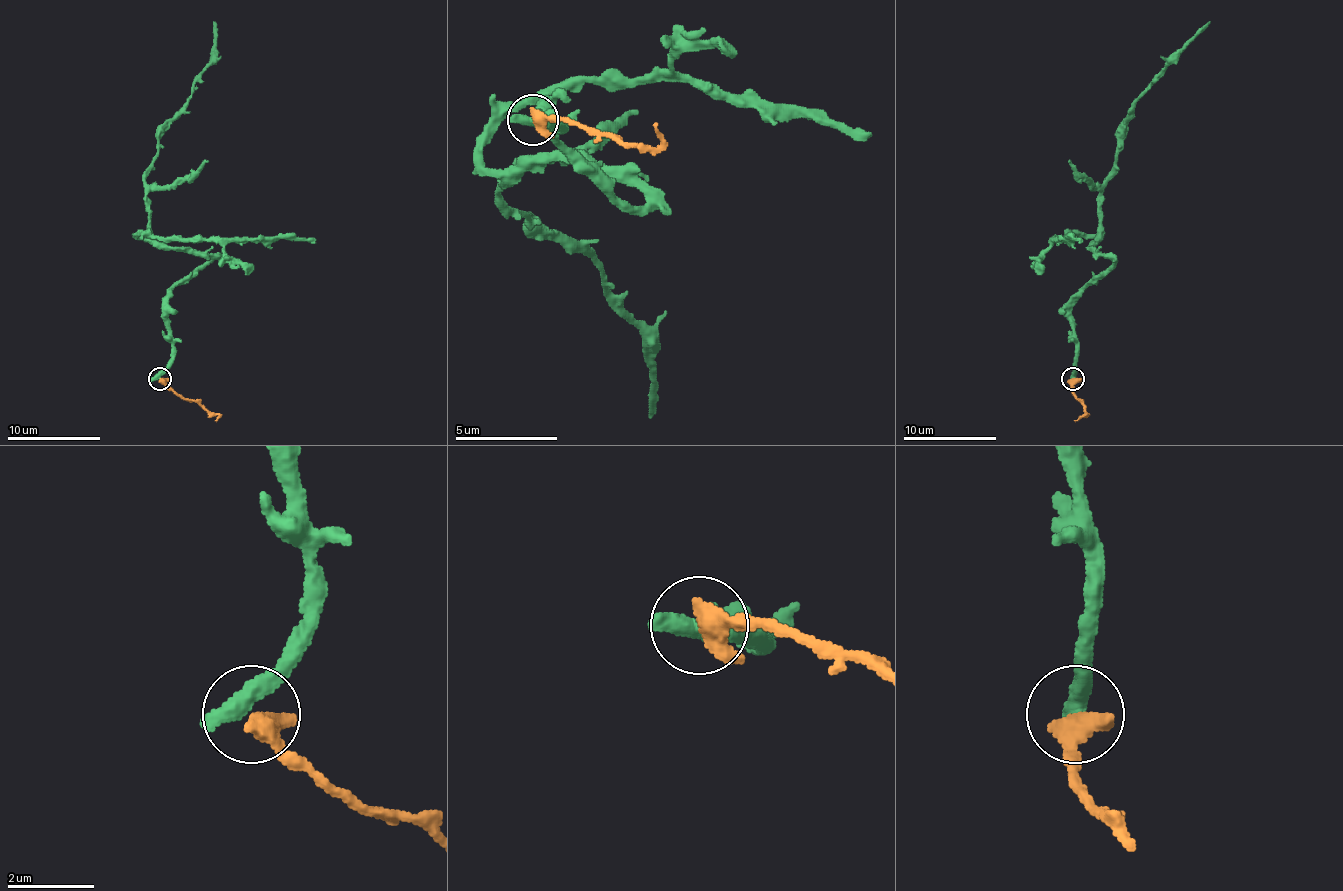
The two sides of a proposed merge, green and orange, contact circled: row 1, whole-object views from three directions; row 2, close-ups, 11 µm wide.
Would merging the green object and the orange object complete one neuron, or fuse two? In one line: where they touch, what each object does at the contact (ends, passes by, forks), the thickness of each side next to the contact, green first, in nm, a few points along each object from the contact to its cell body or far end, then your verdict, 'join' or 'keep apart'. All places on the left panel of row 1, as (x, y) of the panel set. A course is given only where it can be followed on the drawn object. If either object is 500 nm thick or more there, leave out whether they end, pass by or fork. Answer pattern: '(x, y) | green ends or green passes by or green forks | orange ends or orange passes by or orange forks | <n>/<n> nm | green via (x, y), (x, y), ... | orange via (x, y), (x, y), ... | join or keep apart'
(160, 378) | 550/380 nm | green via (158, 379), (172, 358), (163, 299), (212, 260), (160, 243), (144, 178), (158, 131), (209, 61), (214, 21) | orange via (160, 379), (177, 393), (202, 405), (214, 414), (214, 421) | keep apart

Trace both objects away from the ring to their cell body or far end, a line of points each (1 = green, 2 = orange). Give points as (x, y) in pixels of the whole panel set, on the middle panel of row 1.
1: (529, 118), (646, 200), (544, 159), (498, 190), (600, 271), (641, 332), (651, 419)
2: (534, 118), (570, 118), (626, 144), (651, 144), (651, 123)

